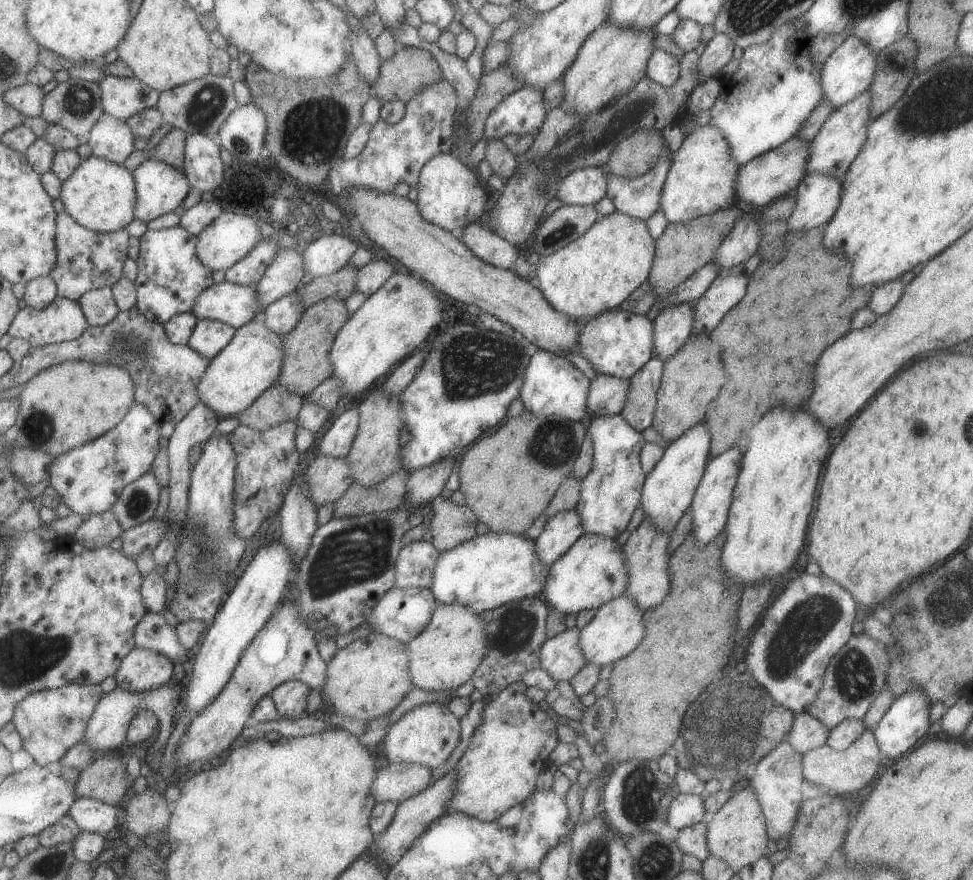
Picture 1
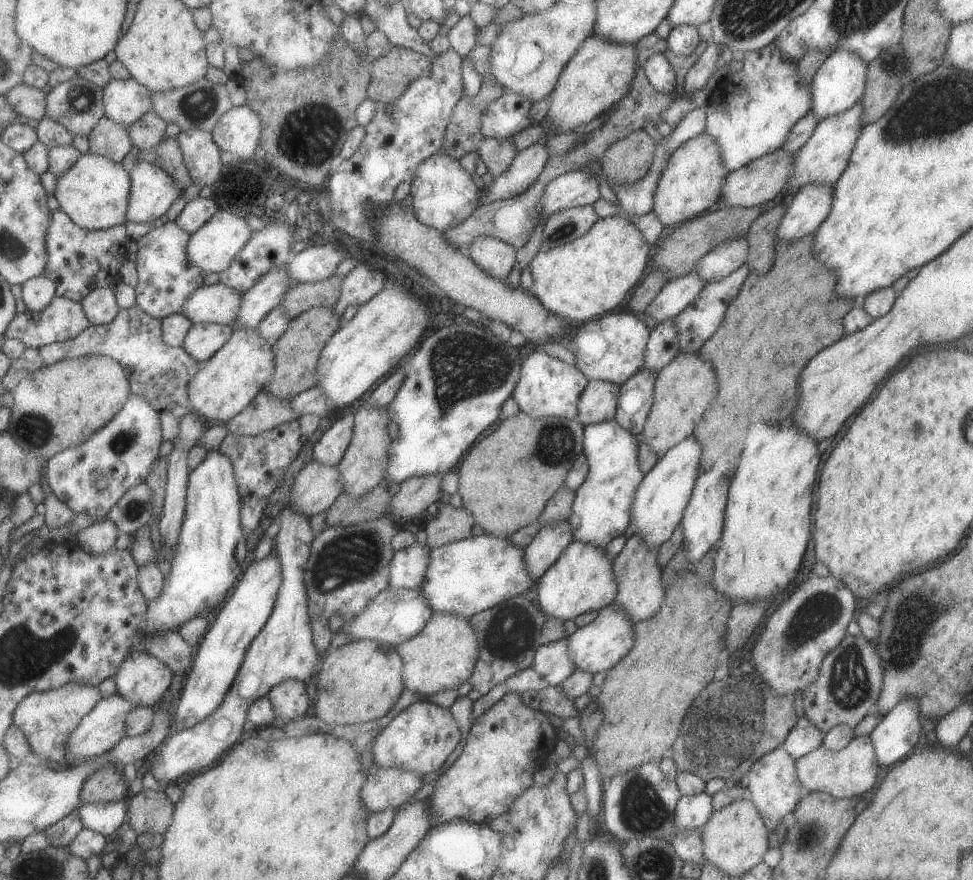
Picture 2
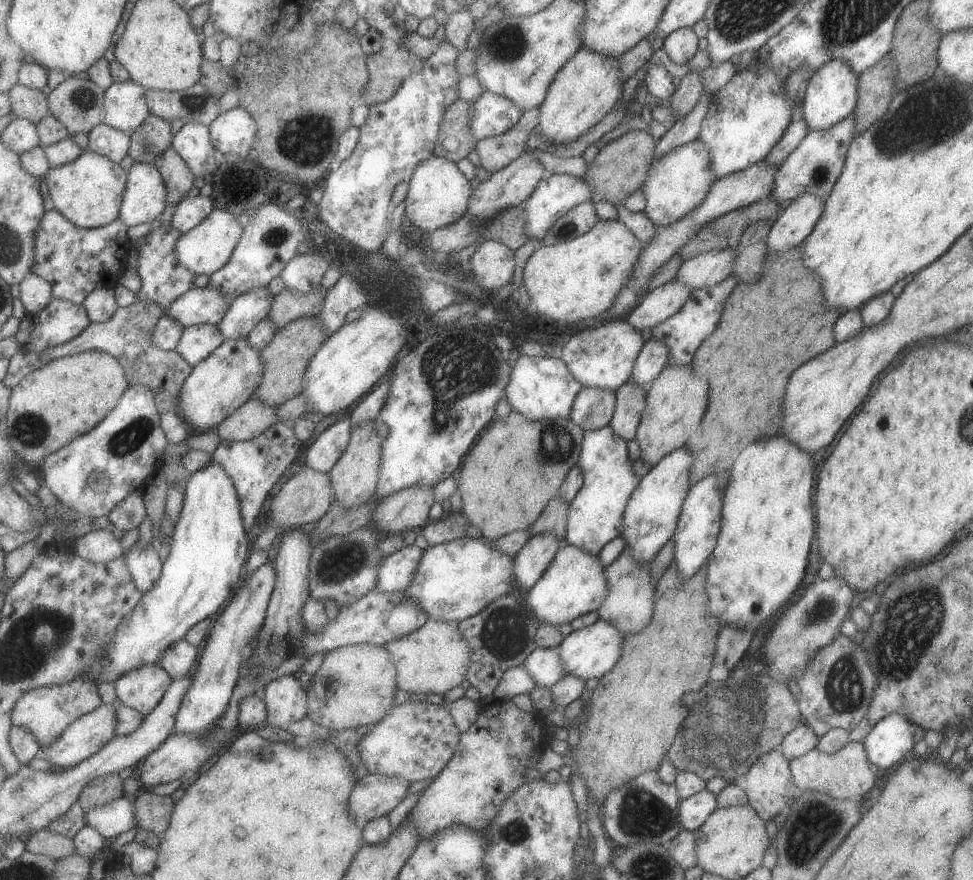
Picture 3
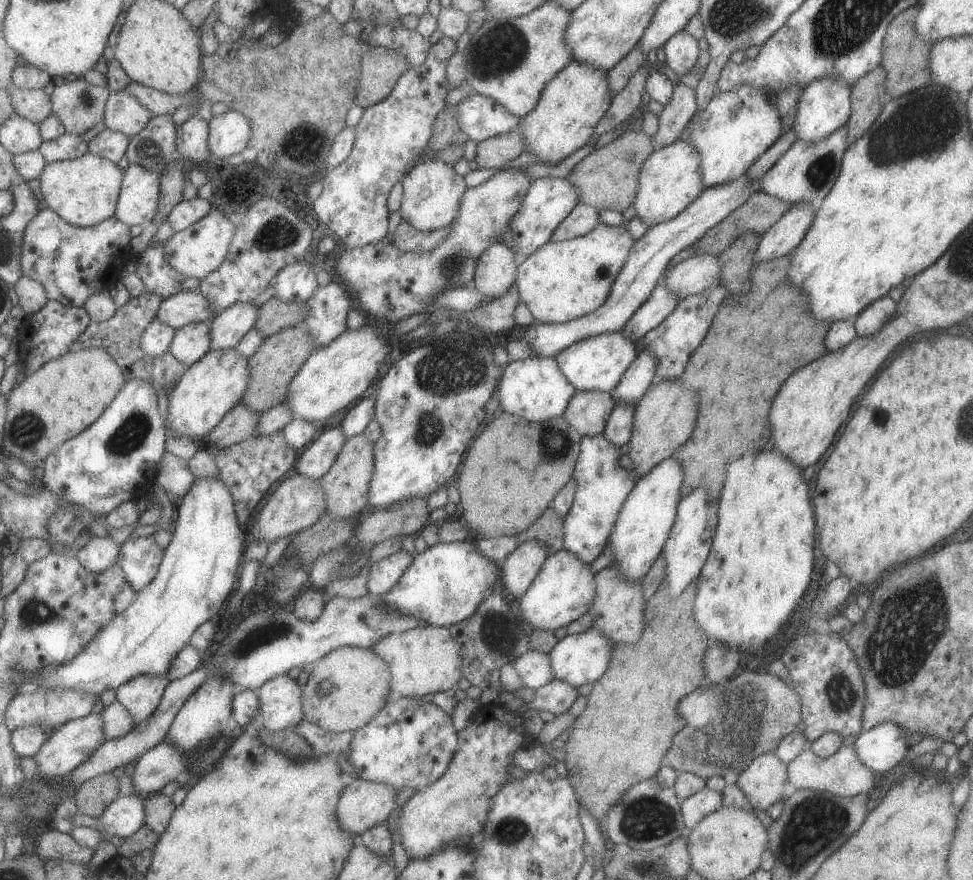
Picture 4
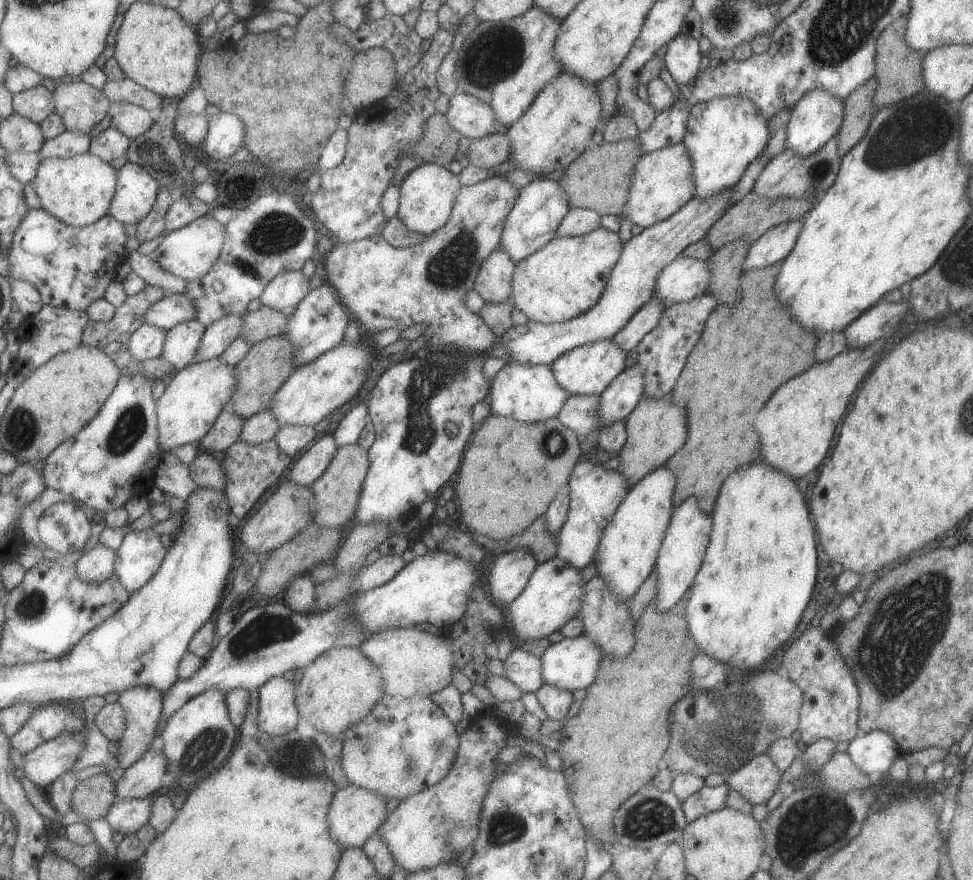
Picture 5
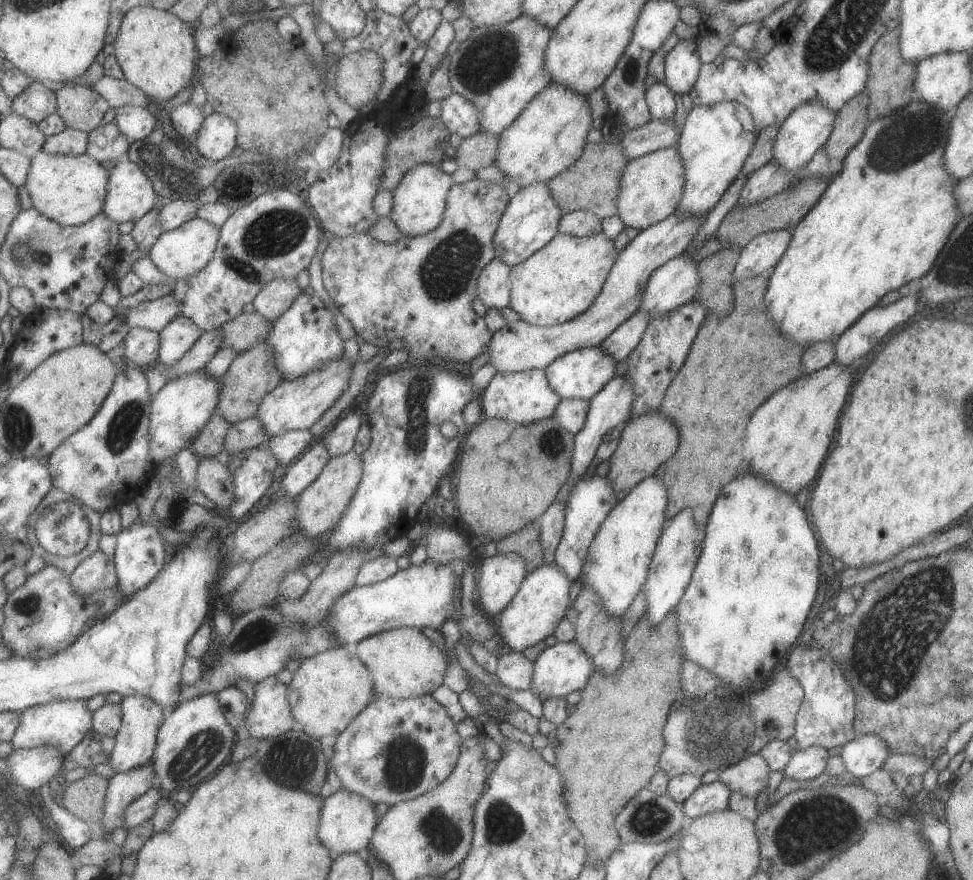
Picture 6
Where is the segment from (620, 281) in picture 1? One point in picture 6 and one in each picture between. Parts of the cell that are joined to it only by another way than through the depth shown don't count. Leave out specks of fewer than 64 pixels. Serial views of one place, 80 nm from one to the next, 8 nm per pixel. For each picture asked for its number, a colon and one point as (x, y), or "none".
2: (580, 280)
3: (573, 282)
4: (560, 281)
5: (566, 277)
6: (560, 281)

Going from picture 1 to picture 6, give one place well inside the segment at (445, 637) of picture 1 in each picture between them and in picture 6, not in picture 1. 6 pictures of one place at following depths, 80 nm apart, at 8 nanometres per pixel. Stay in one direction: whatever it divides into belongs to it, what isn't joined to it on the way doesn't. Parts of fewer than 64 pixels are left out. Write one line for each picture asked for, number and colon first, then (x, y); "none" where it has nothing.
2: (443, 656)
3: (435, 658)
4: (426, 660)
5: (413, 662)
6: (404, 663)

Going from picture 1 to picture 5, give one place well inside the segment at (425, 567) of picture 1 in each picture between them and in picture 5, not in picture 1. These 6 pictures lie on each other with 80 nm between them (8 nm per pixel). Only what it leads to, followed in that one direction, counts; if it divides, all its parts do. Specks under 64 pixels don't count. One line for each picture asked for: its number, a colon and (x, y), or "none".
2: (410, 566)
3: (398, 571)
4: (383, 576)
5: (383, 570)

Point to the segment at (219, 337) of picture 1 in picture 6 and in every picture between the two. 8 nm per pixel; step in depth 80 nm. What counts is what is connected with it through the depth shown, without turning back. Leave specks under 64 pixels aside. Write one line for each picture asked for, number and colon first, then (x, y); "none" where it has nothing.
2: (204, 340)
3: (198, 341)
4: (192, 342)
5: (182, 345)
6: (178, 339)

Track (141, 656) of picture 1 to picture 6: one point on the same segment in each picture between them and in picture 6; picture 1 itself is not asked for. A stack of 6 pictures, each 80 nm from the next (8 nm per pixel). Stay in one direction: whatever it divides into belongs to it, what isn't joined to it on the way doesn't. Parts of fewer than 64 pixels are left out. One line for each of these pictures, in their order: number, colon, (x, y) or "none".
2: (144, 678)
3: (143, 688)
4: (142, 695)
5: (143, 706)
6: (135, 746)

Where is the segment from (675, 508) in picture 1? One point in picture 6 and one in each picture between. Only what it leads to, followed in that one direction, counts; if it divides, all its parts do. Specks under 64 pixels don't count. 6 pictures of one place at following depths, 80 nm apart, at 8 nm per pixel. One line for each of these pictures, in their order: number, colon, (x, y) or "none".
2: (659, 501)
3: (650, 516)
4: (643, 523)
5: (628, 547)
6: (616, 562)

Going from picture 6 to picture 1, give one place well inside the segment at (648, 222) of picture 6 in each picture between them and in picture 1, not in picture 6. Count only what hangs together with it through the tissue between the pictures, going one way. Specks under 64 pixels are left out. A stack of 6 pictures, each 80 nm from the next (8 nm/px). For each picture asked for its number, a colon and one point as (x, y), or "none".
1: (701, 178)
2: (690, 185)
3: (679, 180)
4: (669, 180)
5: (661, 182)

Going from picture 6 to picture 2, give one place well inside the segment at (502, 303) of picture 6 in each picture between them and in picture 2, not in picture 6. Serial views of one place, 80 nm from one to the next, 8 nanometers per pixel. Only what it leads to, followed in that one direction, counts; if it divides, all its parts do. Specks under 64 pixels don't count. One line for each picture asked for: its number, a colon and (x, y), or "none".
2: (496, 257)
3: (491, 262)
4: (495, 270)
5: (494, 278)

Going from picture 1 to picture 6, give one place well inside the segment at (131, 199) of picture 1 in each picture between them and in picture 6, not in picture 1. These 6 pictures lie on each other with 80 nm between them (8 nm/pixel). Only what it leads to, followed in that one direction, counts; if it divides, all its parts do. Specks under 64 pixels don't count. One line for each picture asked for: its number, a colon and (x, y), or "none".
2: (96, 192)
3: (90, 191)
4: (85, 191)
5: (79, 191)
6: (72, 189)

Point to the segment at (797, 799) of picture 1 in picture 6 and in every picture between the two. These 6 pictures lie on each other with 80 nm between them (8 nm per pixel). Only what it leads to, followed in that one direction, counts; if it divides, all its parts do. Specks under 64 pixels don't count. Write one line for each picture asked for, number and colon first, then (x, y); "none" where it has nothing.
2: (772, 784)
3: (769, 787)
4: (762, 781)
5: (757, 779)
6: (748, 777)

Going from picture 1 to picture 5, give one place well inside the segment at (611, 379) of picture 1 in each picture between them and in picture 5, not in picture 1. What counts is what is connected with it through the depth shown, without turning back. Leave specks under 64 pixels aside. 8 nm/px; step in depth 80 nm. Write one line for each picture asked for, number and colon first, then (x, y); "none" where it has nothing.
2: (597, 402)
3: (592, 408)
4: (587, 412)
5: (579, 413)

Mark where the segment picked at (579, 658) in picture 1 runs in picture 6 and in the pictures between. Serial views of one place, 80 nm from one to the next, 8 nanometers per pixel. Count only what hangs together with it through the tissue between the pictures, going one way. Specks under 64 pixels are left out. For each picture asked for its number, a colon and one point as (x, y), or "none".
2: (552, 661)
3: (543, 665)
4: (533, 667)
5: (525, 670)
6: (513, 670)

